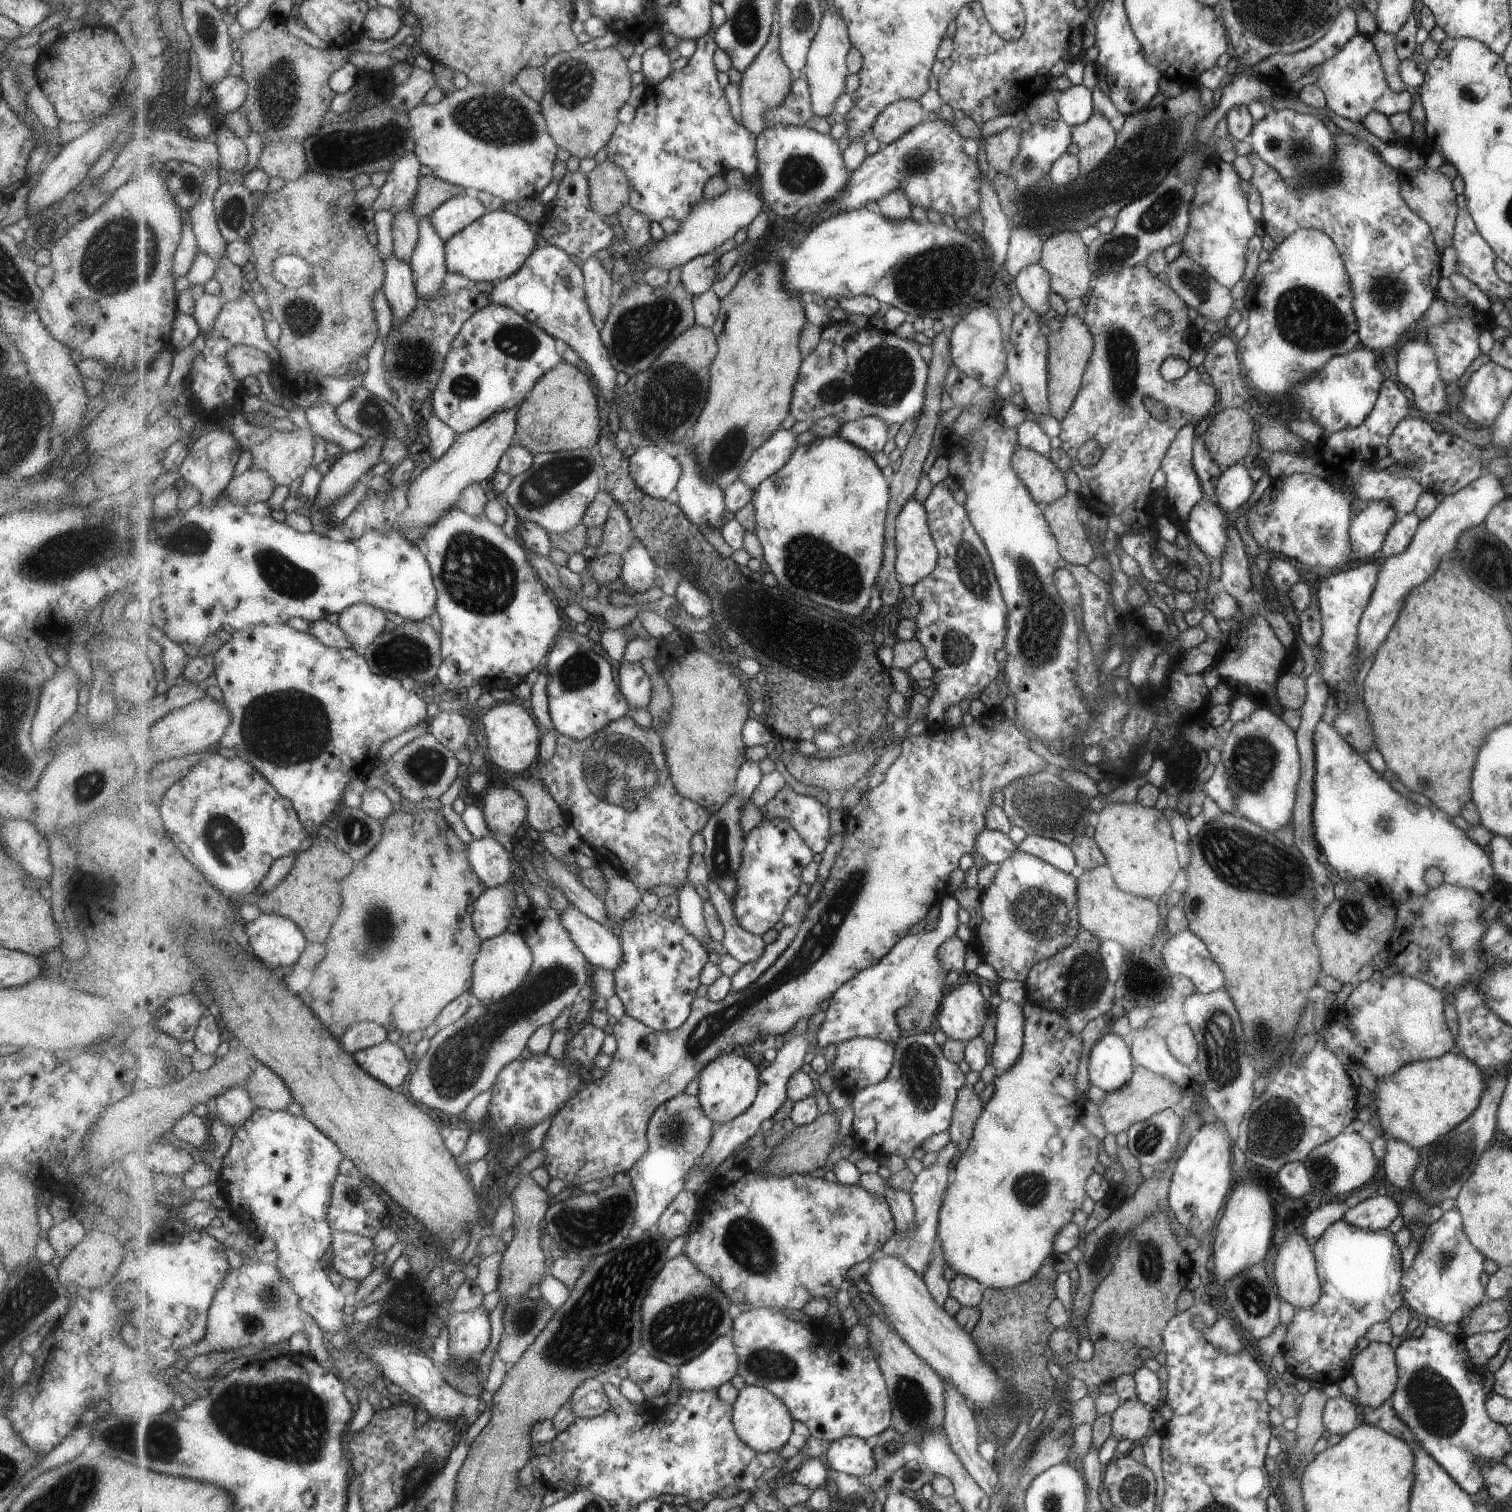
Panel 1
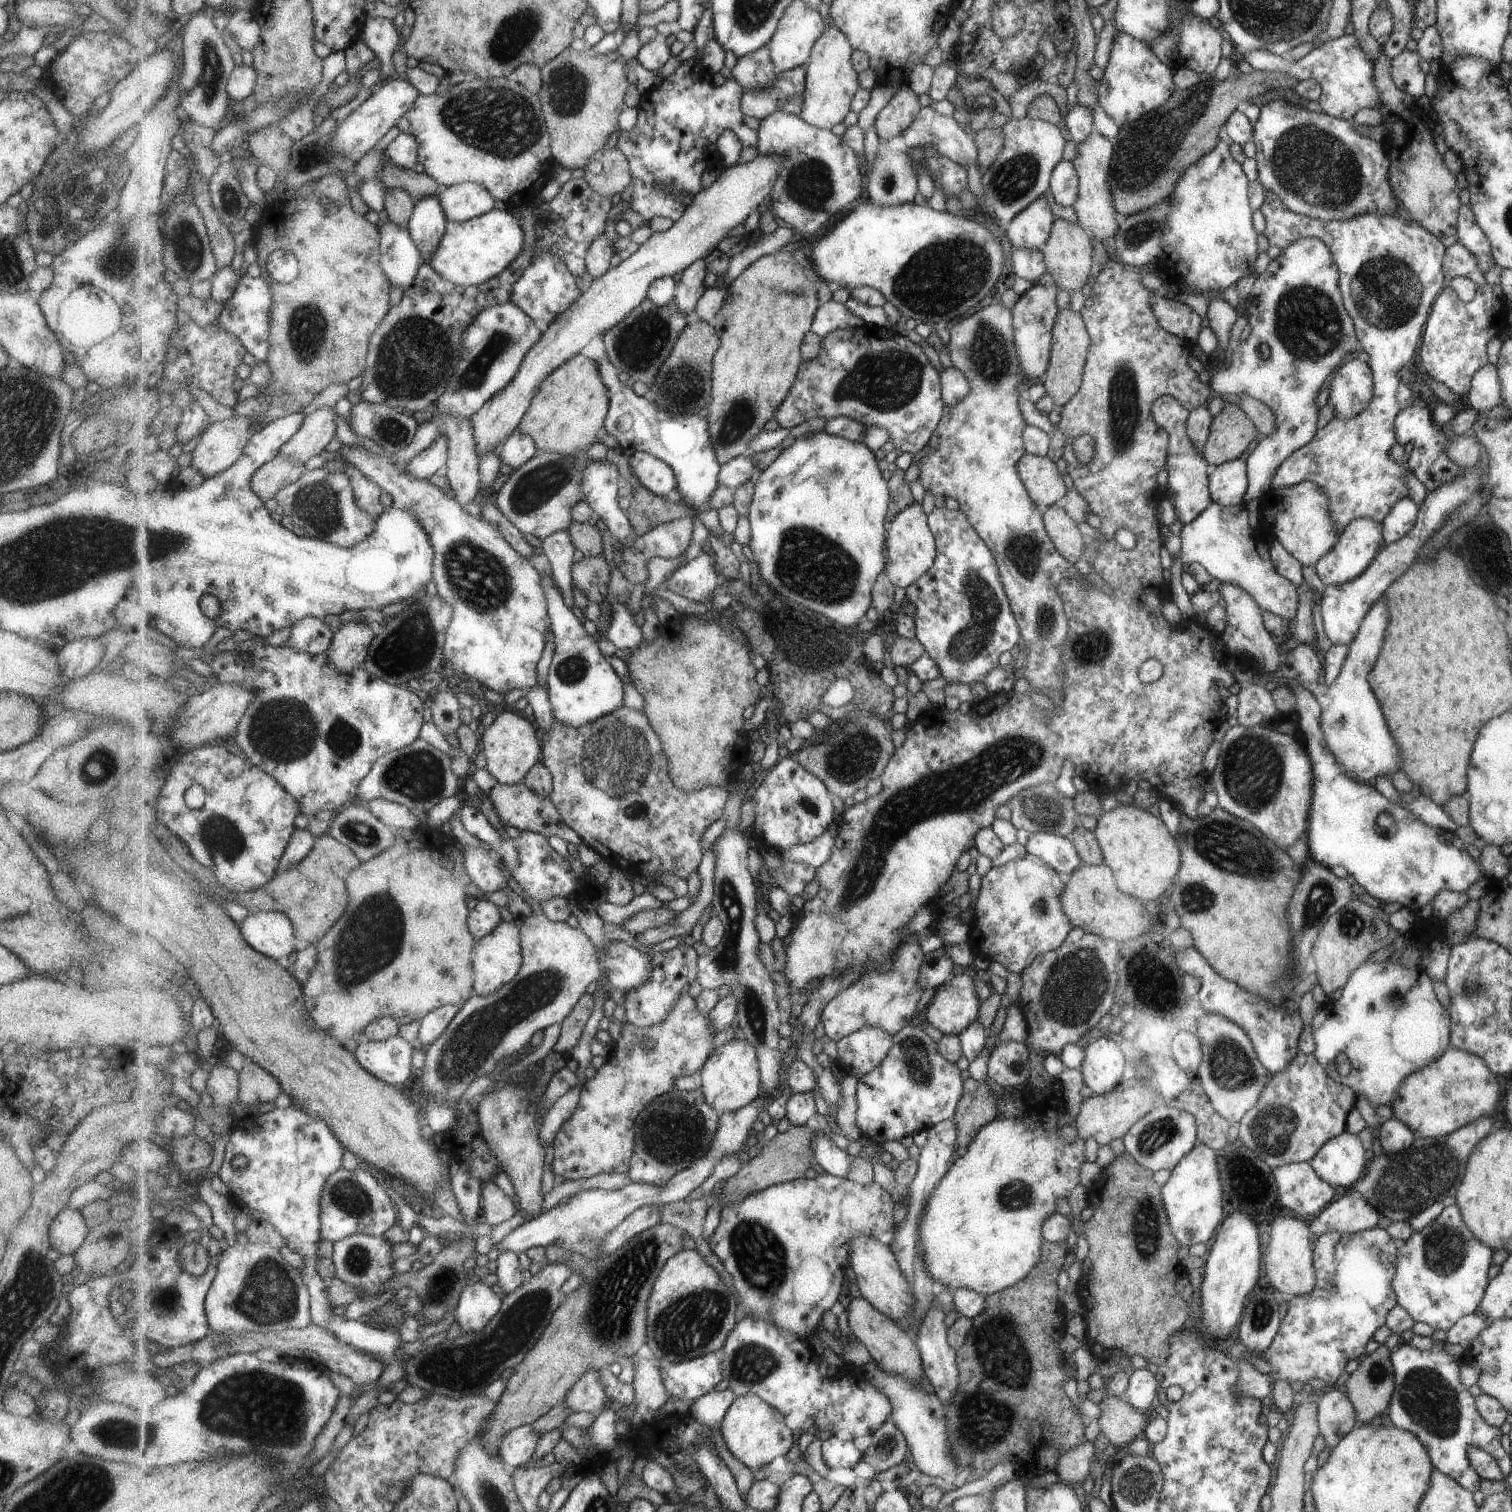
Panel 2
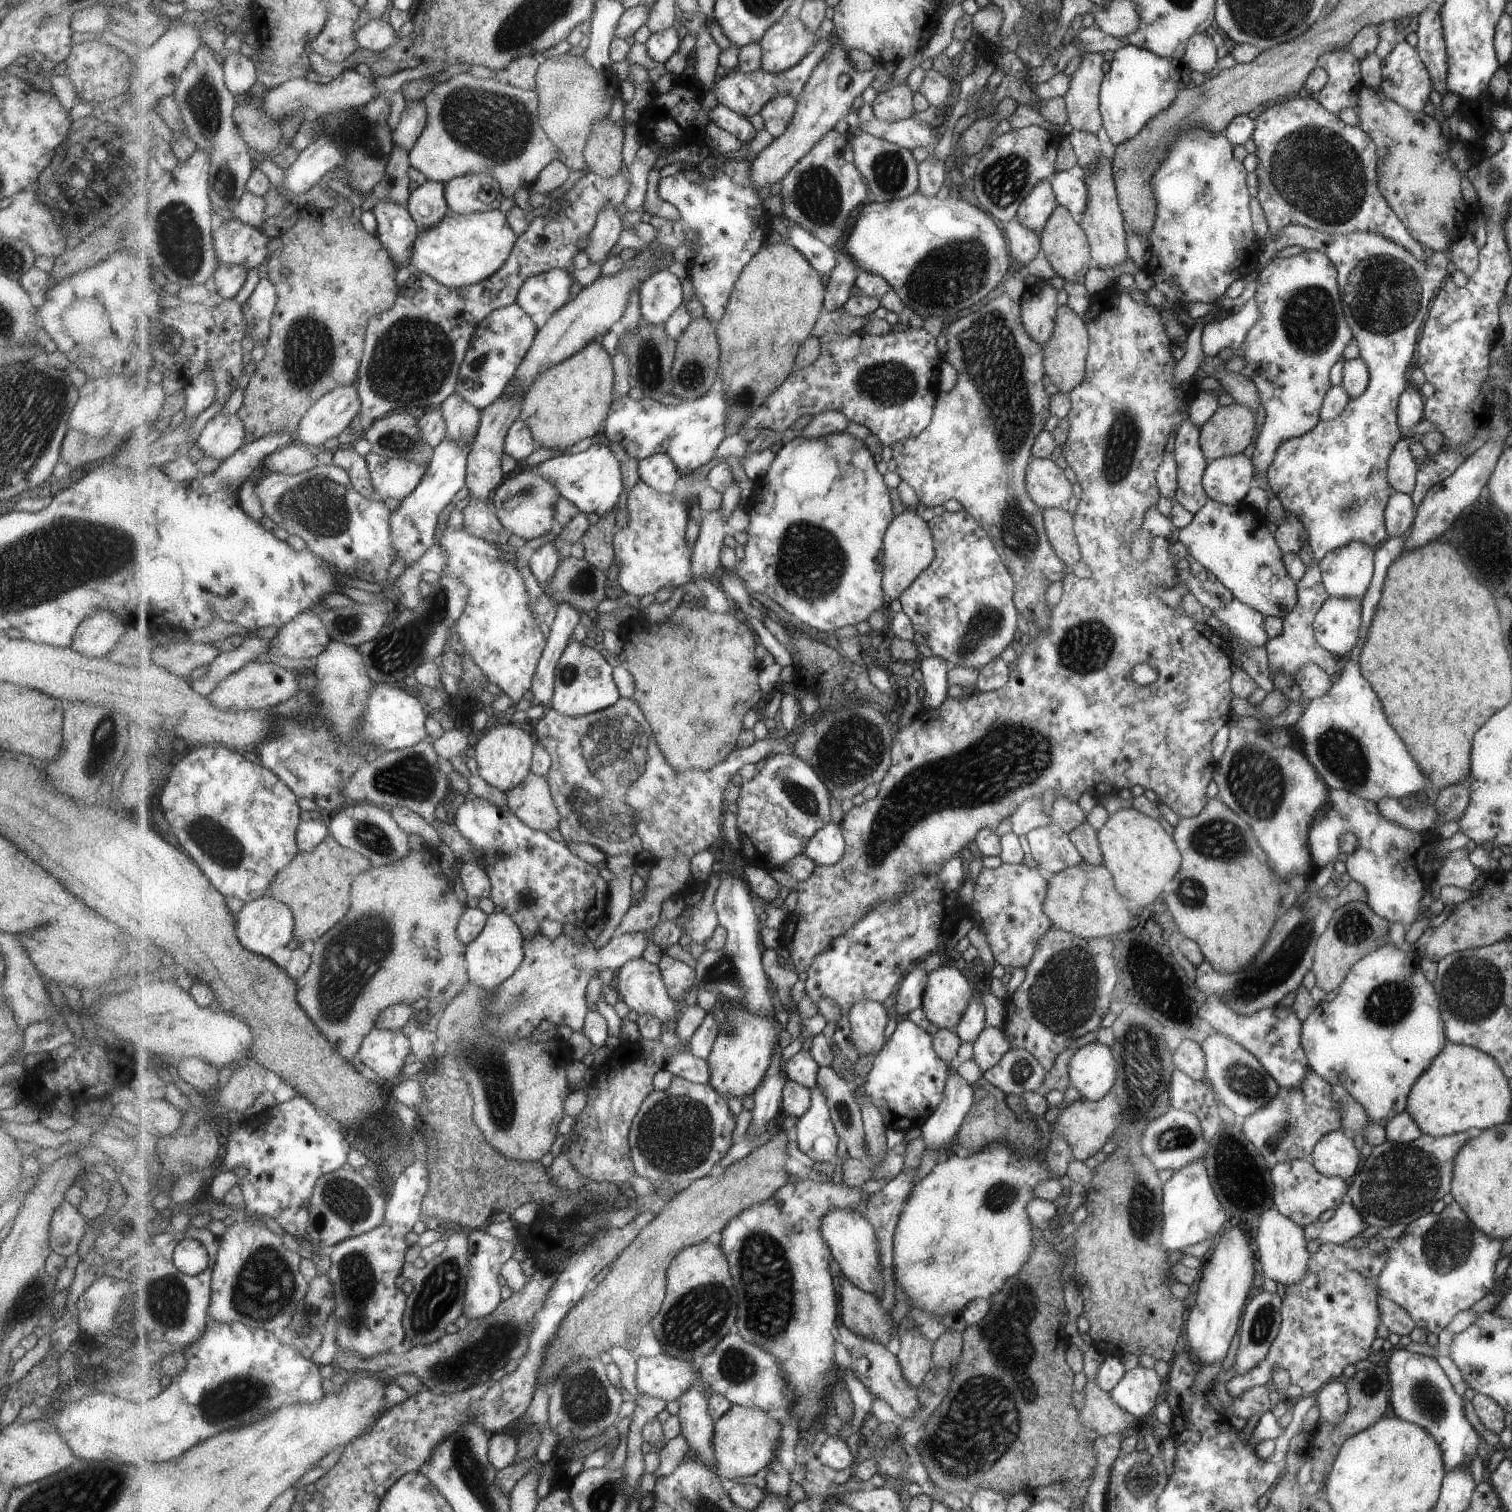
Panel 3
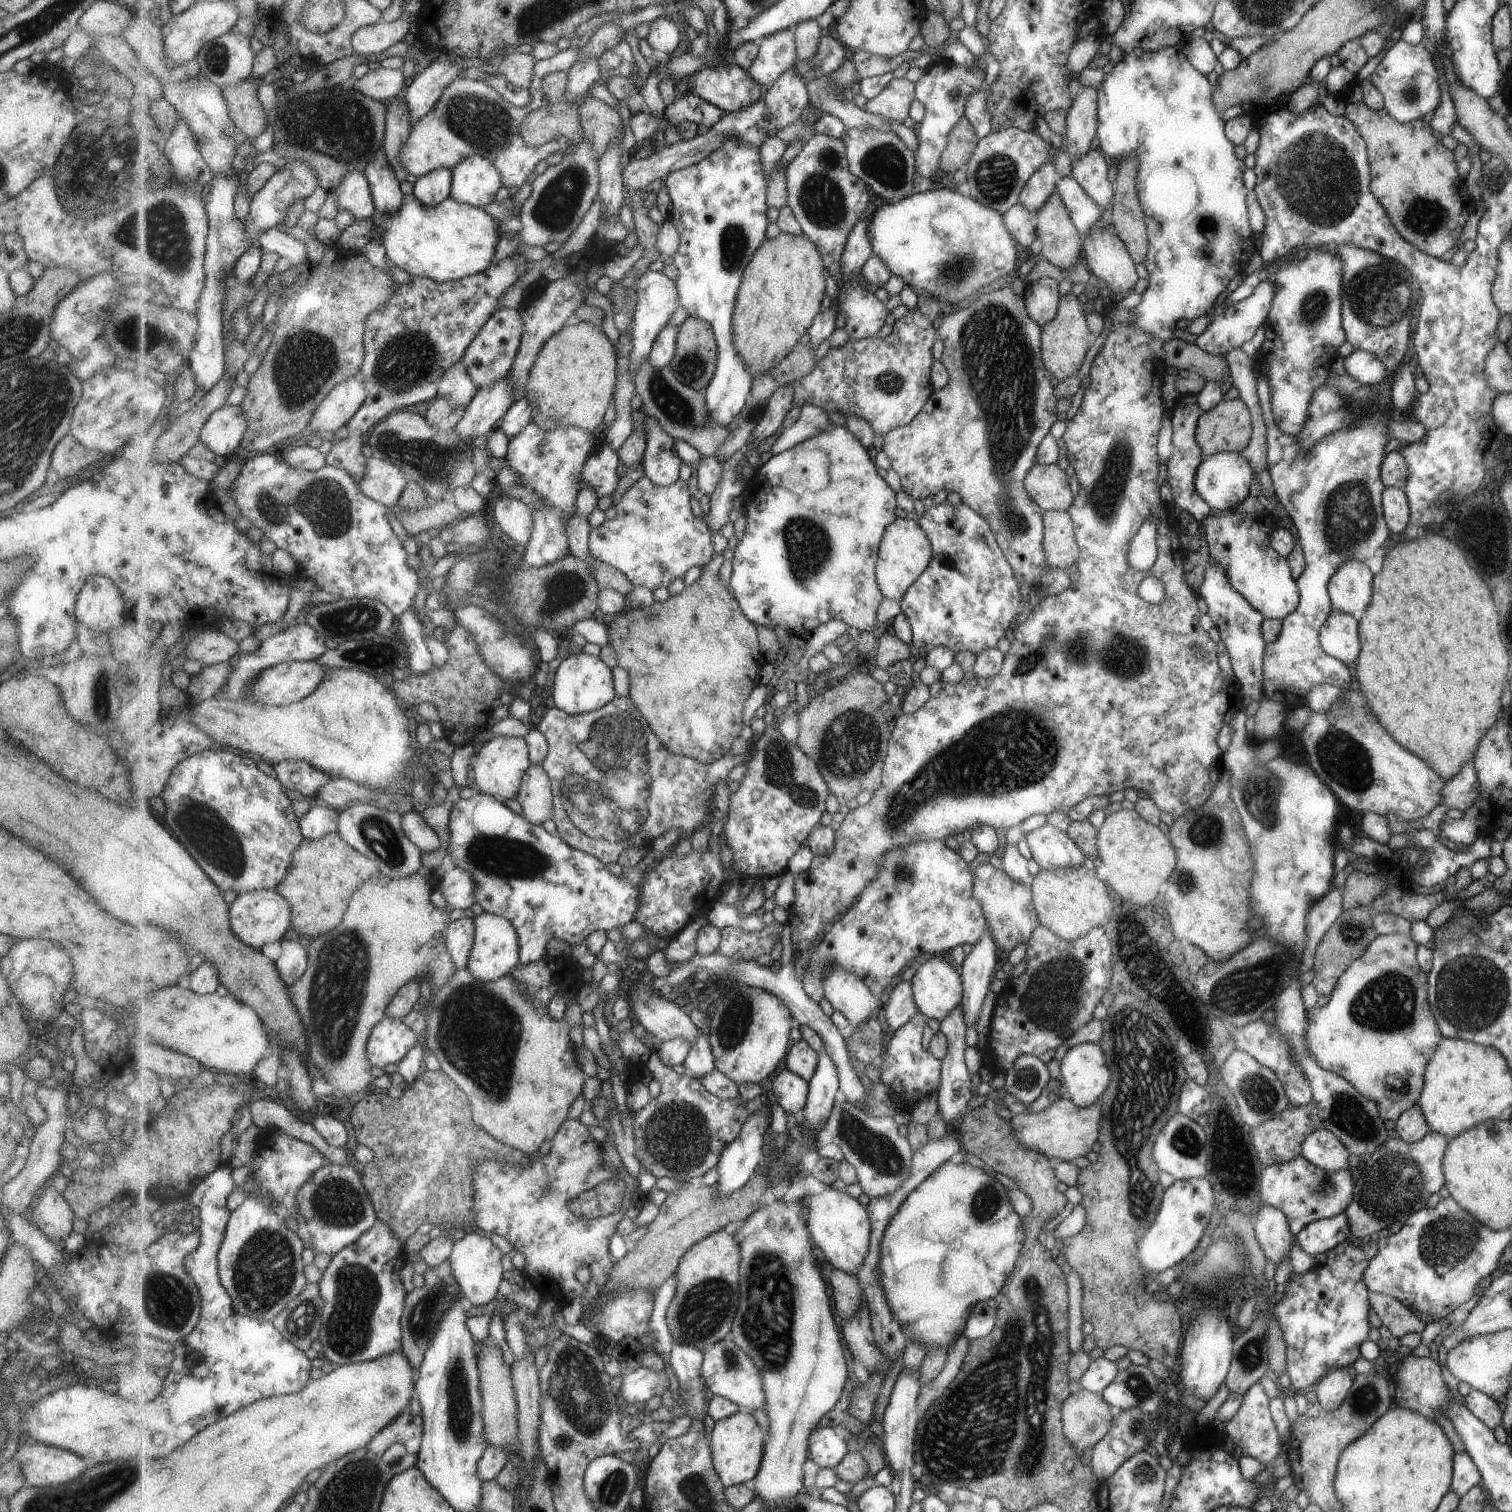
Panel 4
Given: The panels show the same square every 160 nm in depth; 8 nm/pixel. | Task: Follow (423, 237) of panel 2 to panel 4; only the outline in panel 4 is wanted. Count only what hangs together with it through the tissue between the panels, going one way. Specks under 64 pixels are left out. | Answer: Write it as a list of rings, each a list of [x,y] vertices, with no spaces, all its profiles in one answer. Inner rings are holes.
[[[435,169],[423,177],[418,177],[413,184],[413,197],[427,206],[437,206],[453,196],[453,171],[451,169]]]

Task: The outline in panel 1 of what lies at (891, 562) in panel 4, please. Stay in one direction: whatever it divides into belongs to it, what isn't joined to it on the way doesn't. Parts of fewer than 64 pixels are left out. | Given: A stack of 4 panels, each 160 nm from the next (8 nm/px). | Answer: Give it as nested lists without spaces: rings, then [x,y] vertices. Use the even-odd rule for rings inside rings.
[[[911,499],[903,507],[896,522],[896,543],[898,546],[896,569],[902,586],[916,585],[920,580],[931,575],[933,570],[937,568],[940,558],[939,551],[930,529],[928,512],[921,502]]]

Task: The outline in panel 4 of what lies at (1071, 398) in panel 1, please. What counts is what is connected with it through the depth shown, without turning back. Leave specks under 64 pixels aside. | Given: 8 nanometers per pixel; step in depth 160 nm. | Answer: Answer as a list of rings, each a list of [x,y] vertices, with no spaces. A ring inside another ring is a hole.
[[[1070,291],[1061,296],[1059,295],[1055,316],[1041,326],[1043,329],[1041,360],[1044,361],[1045,368],[1053,374],[1057,381],[1061,381],[1063,378],[1067,378],[1067,376],[1076,374],[1079,371],[1083,356],[1085,356],[1085,350],[1087,350],[1087,346],[1090,346],[1089,340],[1091,338],[1087,338],[1090,333],[1087,330],[1087,324],[1085,324],[1083,310],[1079,308],[1078,299]]]

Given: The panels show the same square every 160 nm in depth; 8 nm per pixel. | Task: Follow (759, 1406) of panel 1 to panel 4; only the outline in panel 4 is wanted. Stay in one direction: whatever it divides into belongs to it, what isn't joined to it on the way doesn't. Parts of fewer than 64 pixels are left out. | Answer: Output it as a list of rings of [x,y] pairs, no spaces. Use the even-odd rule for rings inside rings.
[[[743,1409],[729,1418],[715,1422],[711,1433],[713,1463],[726,1488],[756,1479],[764,1460],[766,1438],[765,1429],[759,1426],[751,1410]]]

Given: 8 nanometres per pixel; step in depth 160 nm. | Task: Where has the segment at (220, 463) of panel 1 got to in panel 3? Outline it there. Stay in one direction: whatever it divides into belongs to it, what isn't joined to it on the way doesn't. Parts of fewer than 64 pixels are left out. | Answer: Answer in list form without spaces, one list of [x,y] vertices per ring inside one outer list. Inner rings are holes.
[[[227,413],[216,415],[209,420],[200,433],[196,445],[204,452],[204,456],[209,456],[223,462],[225,459],[233,456],[245,442],[246,428],[244,422],[238,417],[238,413]]]

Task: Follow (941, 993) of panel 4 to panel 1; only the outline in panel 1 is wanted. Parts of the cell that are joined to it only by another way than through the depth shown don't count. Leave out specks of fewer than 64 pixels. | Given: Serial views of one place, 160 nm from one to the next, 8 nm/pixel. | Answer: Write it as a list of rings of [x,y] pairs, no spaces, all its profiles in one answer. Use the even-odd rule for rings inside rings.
[[[964,983],[951,988],[941,1000],[937,1020],[947,1039],[966,1043],[979,1036],[985,1024],[985,1000],[979,985]]]

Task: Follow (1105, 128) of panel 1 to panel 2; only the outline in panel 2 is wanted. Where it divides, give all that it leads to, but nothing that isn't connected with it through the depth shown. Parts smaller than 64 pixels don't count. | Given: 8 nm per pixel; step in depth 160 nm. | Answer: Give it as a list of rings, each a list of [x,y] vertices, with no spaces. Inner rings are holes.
[[[1093,130],[1082,143],[1076,143],[1076,151],[1072,165],[1078,176],[1078,191],[1075,202],[1072,202],[1072,209],[1081,226],[1088,228],[1100,242],[1106,241],[1110,248],[1119,224],[1119,216],[1113,209],[1107,184],[1107,169],[1111,162],[1113,147],[1107,138]]]

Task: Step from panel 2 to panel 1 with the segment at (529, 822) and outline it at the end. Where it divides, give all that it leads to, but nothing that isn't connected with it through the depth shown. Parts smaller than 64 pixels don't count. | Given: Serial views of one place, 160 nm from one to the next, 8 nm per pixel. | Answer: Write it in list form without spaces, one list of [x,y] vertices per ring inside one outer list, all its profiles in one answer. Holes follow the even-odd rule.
[[[495,788],[488,792],[484,801],[484,816],[490,832],[515,839],[515,832],[527,820],[528,804],[526,798],[511,788]]]

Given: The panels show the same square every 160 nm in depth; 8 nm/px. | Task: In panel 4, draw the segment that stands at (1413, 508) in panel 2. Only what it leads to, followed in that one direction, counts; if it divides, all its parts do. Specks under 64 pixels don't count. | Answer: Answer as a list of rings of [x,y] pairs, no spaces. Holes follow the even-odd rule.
[[[1393,486],[1384,488],[1384,495],[1381,496],[1381,504],[1384,505],[1384,518],[1388,522],[1389,531],[1398,537],[1401,530],[1407,525],[1407,518],[1411,518],[1408,500],[1405,500],[1403,489]]]

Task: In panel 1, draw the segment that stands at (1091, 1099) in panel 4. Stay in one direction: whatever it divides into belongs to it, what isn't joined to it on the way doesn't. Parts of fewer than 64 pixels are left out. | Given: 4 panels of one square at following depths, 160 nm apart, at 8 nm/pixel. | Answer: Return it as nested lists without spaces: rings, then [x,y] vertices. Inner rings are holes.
[[[1115,1033],[1104,1034],[1088,1054],[1088,1082],[1106,1093],[1116,1091],[1131,1078],[1131,1054]]]

